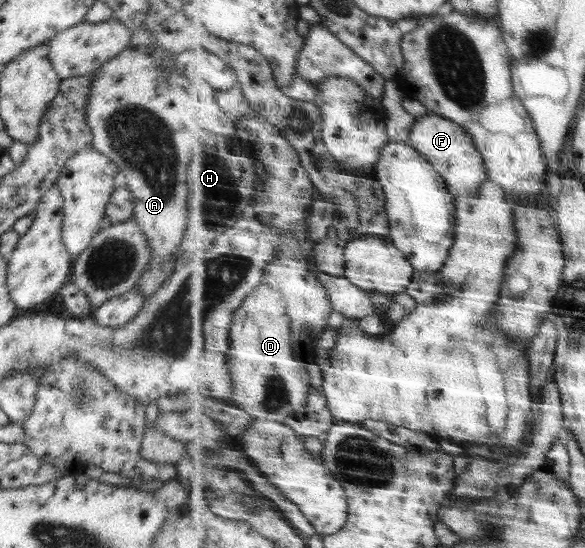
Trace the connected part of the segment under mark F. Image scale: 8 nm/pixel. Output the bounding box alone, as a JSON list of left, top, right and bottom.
[408,112,490,197]

